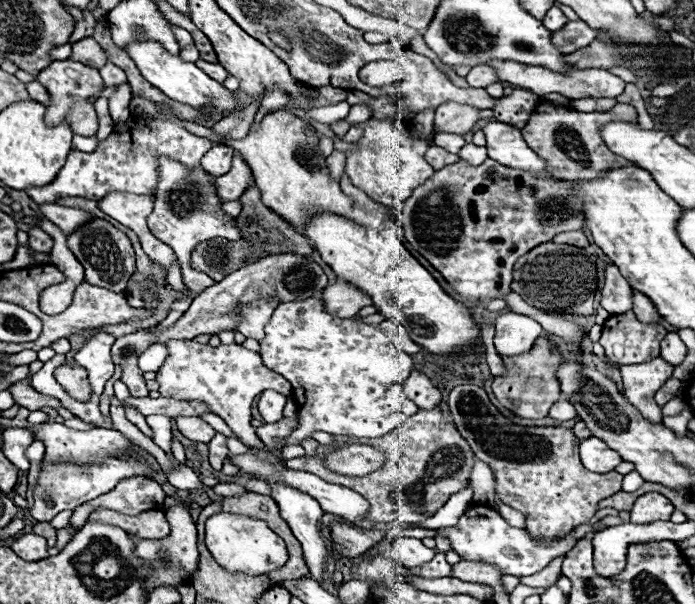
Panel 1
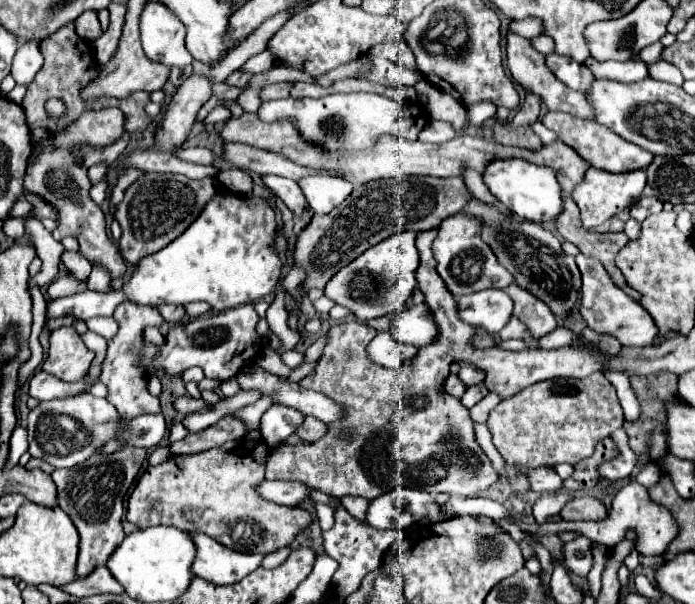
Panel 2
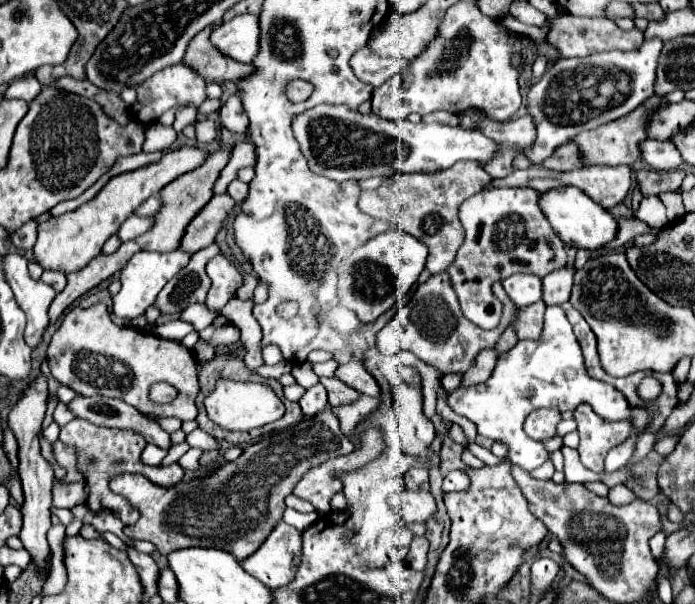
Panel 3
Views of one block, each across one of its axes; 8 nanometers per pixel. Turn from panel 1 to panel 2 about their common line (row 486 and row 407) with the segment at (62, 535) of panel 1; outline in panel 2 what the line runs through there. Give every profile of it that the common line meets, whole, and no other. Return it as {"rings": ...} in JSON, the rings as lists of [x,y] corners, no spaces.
{"rings":[[[120,304],[114,312],[114,320],[118,322],[117,336],[108,340],[108,352],[106,360],[102,362],[102,376],[100,382],[106,384],[108,396],[106,400],[114,404],[118,410],[118,416],[122,416],[122,428],[126,428],[126,420],[132,420],[140,414],[152,414],[162,412],[160,400],[148,392],[148,378],[146,368],[140,364],[140,350],[144,344],[144,328],[146,326],[162,326],[164,318],[160,316],[158,308],[150,306],[136,306],[136,304]]]}

